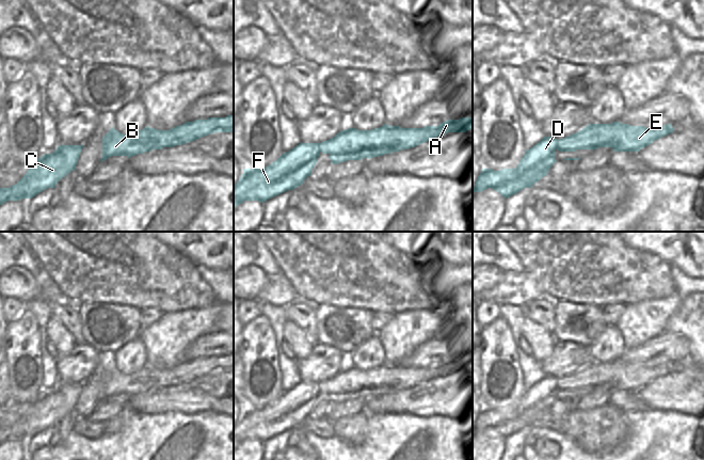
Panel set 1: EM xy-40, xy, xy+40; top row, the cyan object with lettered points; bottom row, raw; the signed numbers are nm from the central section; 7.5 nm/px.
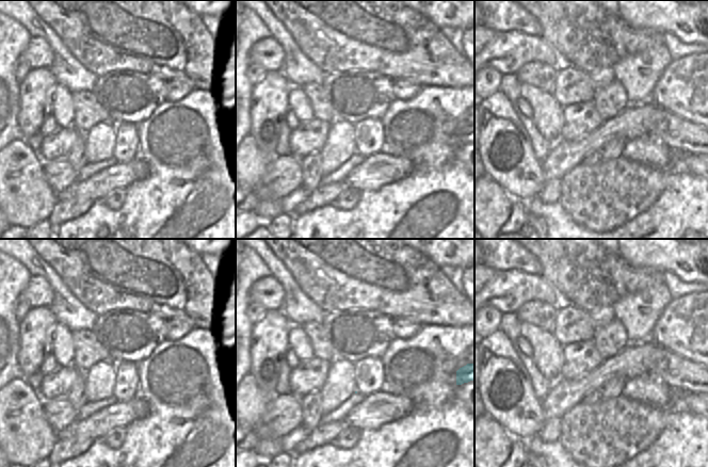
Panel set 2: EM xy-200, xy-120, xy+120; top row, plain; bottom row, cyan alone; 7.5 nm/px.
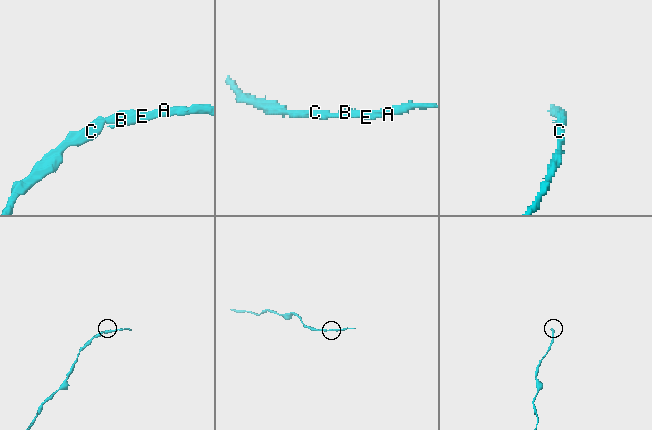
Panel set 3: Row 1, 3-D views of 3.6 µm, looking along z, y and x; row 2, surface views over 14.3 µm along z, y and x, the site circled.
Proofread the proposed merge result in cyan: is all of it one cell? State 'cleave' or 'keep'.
keep

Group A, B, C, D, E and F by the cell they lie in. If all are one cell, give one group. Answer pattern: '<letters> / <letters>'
A B C D E F

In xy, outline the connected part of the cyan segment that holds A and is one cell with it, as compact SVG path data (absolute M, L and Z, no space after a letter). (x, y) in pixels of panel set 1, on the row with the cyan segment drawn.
M462 117L460 120L447 120L438 126L426 126L423 128L402 128L398 125L389 126L387 124L372 130L357 130L351 127L321 143L300 143L263 169L243 169L243 174L234 186L234 209L244 201L263 203L287 190L293 190L301 186L305 178L311 175L311 170L321 153L329 154L332 163L338 164L347 160L369 159L409 149L447 132L462 133L470 129L473 129L473 117Z

